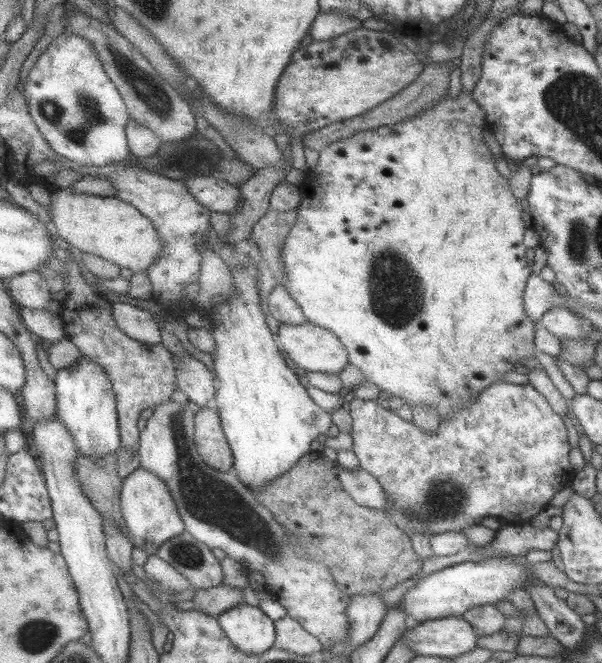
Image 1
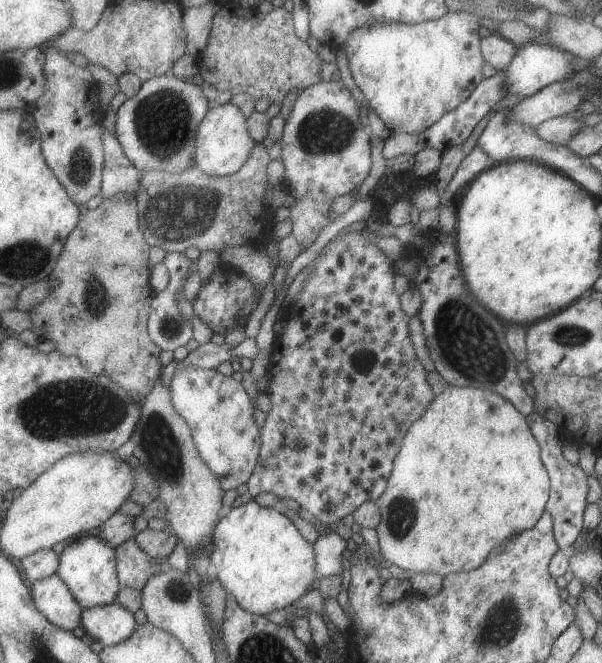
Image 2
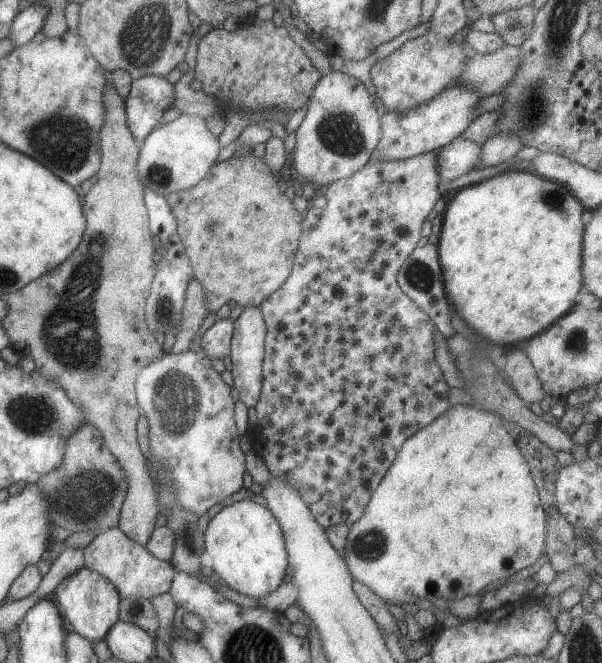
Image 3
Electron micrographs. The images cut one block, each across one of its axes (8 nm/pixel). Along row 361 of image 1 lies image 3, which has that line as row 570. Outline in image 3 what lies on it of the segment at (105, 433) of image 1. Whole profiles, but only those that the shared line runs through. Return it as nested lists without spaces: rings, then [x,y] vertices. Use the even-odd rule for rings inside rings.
[[[84,566],[78,572],[74,572],[72,576],[66,576],[56,586],[54,592],[61,612],[70,622],[70,626],[77,633],[80,633],[80,636],[84,636],[92,643],[104,640],[106,634],[110,632],[110,628],[120,620],[119,610],[122,598],[116,590],[116,586],[98,571],[94,572],[94,570]]]

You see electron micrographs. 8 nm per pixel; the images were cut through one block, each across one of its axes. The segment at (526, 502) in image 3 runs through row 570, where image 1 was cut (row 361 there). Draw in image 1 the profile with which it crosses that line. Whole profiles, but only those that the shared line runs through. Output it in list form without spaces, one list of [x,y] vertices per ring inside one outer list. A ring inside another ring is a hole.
[[[463,88],[459,97],[450,97],[448,92],[443,101],[431,109],[424,109],[422,114],[406,122],[364,130],[332,142],[332,145],[319,152],[318,164],[307,170],[300,179],[310,185],[310,190],[296,208],[297,221],[287,232],[282,246],[285,277],[281,285],[301,306],[307,322],[336,334],[345,346],[349,363],[365,374],[366,381],[389,392],[392,398],[404,399],[406,406],[437,409],[439,422],[453,415],[456,409],[466,408],[476,402],[481,390],[503,381],[501,374],[516,370],[523,358],[533,357],[536,353],[534,333],[538,322],[530,320],[523,303],[526,283],[532,273],[525,257],[527,249],[523,238],[527,227],[531,225],[522,219],[522,205],[516,200],[508,179],[496,169],[495,159],[484,141],[484,129],[487,129],[484,109],[473,99],[472,93]]]

